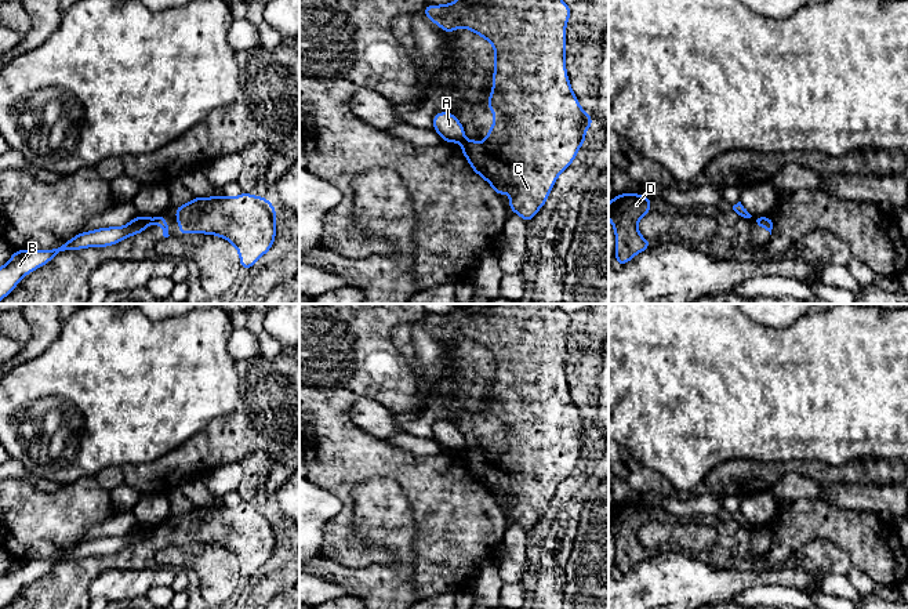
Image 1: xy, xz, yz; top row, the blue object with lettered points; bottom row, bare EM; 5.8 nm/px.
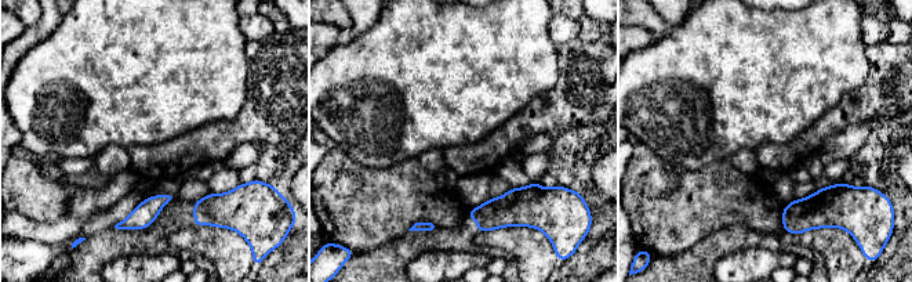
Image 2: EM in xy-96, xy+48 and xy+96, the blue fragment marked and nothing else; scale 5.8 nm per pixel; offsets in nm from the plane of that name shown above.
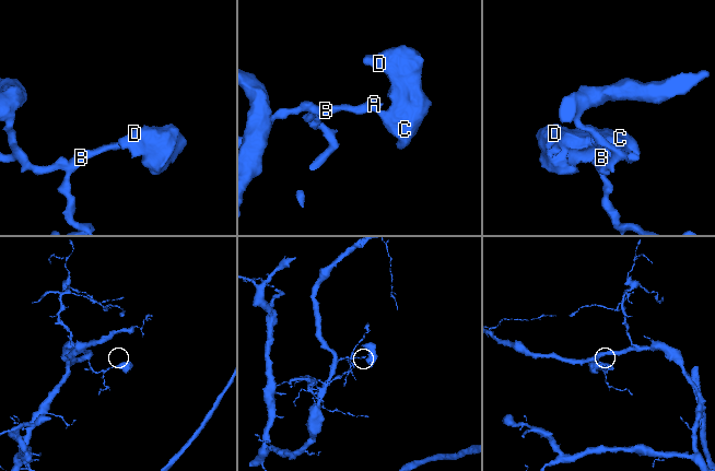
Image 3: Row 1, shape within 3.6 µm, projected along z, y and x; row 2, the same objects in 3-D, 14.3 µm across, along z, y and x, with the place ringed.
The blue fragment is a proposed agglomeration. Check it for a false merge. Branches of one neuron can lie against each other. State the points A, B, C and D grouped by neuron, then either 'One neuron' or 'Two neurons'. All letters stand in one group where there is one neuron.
Groups: A B / C D. Two neurons

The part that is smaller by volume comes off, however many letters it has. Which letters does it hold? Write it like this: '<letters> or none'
C, D

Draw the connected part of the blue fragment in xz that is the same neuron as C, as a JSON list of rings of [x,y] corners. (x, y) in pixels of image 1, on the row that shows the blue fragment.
[[[455,0],[450,4],[428,4],[422,11],[447,35],[466,28],[494,47],[495,62],[493,94],[486,99],[493,110],[494,123],[483,142],[462,139],[460,148],[472,170],[486,180],[501,196],[511,195],[509,210],[529,224],[546,203],[560,173],[571,166],[578,149],[585,144],[585,131],[593,124],[574,95],[566,72],[566,25],[571,7],[563,0]]]

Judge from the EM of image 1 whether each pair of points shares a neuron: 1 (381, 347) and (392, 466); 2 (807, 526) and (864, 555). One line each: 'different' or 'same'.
1: same
2: same

